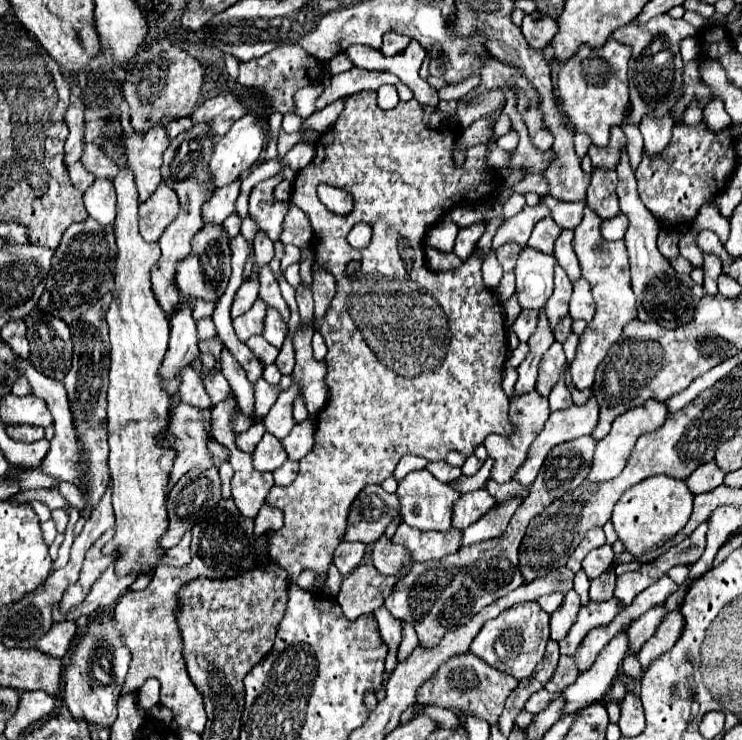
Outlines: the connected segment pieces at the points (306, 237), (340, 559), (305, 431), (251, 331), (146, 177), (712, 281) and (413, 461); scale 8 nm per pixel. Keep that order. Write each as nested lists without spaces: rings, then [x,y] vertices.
[[[291,206],[285,220],[283,220],[283,234],[279,240],[283,244],[293,244],[293,246],[305,246],[313,238],[313,228],[307,222],[307,216],[297,208]]]
[[[341,542],[333,554],[333,564],[343,576],[347,576],[351,570],[355,570],[355,566],[359,566],[365,550],[367,546],[363,542]]]
[[[311,418],[303,420],[301,424],[295,424],[291,434],[281,442],[291,460],[301,460],[311,452],[313,442],[315,442],[313,432],[315,432],[315,420]]]
[[[257,298],[257,302],[253,304],[253,308],[249,312],[245,312],[243,316],[239,316],[239,318],[233,320],[235,334],[237,334],[237,338],[241,342],[247,342],[251,336],[261,334],[265,312],[267,312],[267,304],[261,298]]]
[[[155,126],[155,130],[151,130],[151,134],[145,134],[143,138],[139,138],[139,134],[135,132],[131,136],[123,134],[121,142],[127,154],[127,164],[135,174],[139,200],[145,202],[161,184],[161,158],[171,140],[167,138],[163,126]]]
[[[705,254],[705,256],[703,256],[703,270],[705,270],[703,288],[705,288],[707,294],[715,296],[715,294],[717,294],[717,278],[723,274],[721,258],[715,256],[715,254]]]
[[[407,454],[407,456],[403,456],[403,458],[399,460],[399,464],[397,464],[397,468],[395,468],[395,474],[393,474],[393,476],[395,476],[397,480],[401,480],[401,478],[405,478],[409,472],[413,472],[413,470],[423,470],[423,468],[425,468],[425,464],[427,464],[427,460],[425,460],[425,458]]]

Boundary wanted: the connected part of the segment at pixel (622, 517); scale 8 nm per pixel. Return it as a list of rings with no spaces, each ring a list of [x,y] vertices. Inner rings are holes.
[[[655,476],[645,478],[637,486],[629,488],[617,500],[611,522],[625,550],[631,552],[633,556],[643,556],[649,550],[663,546],[667,540],[671,540],[687,524],[691,510],[693,510],[693,494],[691,490],[687,490],[685,482],[667,476]]]

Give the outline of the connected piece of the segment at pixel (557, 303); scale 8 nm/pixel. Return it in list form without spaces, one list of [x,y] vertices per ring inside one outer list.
[[[555,264],[555,290],[553,296],[547,300],[547,316],[551,318],[553,328],[555,322],[563,318],[563,314],[569,314],[569,298],[571,298],[571,282],[565,270],[559,264]]]

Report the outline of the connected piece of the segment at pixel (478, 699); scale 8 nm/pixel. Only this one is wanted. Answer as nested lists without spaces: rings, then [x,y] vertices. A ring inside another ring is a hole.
[[[471,652],[459,654],[445,664],[439,666],[439,670],[419,686],[417,690],[417,702],[419,704],[433,704],[439,708],[461,708],[463,712],[471,712],[489,724],[495,724],[497,718],[503,712],[505,700],[509,692],[517,686],[517,680],[511,678],[509,674],[499,672],[497,668],[489,666],[481,658],[477,658]]]

